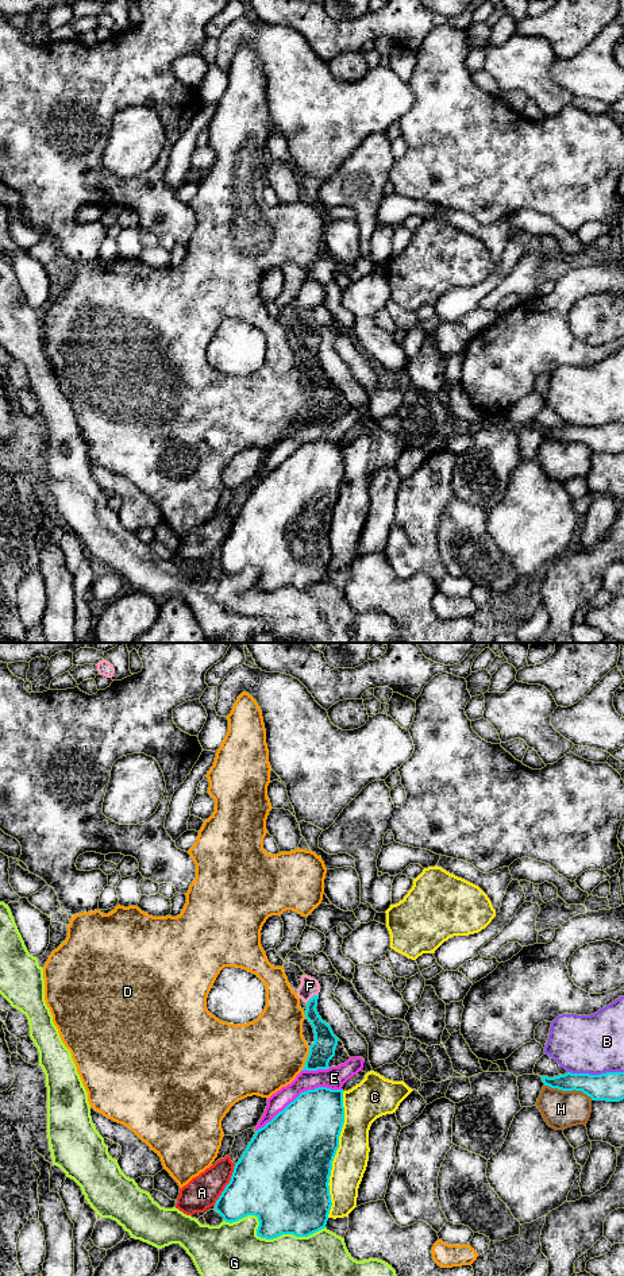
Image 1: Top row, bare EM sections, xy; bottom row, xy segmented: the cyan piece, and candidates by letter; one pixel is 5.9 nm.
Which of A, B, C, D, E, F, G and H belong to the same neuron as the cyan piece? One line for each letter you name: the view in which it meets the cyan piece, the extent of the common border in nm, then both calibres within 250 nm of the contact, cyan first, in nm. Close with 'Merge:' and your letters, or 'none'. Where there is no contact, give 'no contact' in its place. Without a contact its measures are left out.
F: contact in xy; length 90 nm; calibres 120 and 110 nm
Merge: F

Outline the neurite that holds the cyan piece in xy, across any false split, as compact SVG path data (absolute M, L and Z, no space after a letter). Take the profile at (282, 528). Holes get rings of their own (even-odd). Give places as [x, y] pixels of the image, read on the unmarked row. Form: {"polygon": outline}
{"polygon": "M317 439L301 444L270 474L255 483L235 516L230 535L216 552L215 562L223 568L223 573L230 575L247 567L255 567L259 573L257 587L266 591L282 586L308 589L324 581L332 558L328 535L343 475L343 442Z"}

